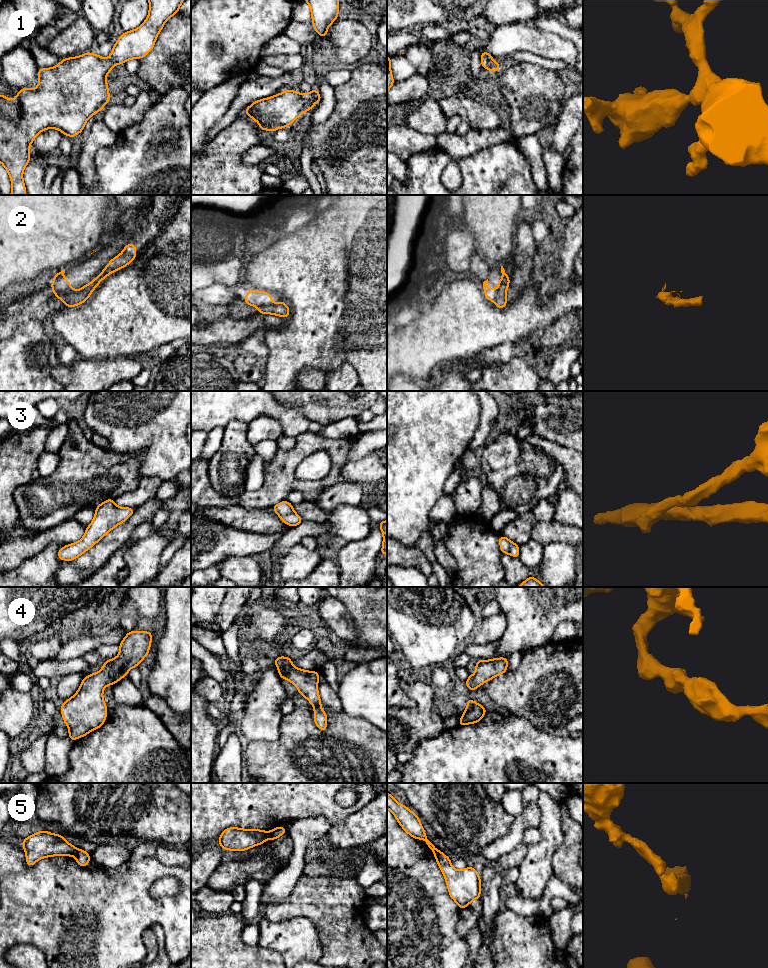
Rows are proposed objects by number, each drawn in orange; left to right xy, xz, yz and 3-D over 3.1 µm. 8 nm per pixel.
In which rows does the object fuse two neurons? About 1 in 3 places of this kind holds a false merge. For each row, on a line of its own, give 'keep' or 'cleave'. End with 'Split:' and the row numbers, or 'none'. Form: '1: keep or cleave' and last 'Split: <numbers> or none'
1: keep
2: cleave
3: keep
4: keep
5: cleave
Split: 2, 5

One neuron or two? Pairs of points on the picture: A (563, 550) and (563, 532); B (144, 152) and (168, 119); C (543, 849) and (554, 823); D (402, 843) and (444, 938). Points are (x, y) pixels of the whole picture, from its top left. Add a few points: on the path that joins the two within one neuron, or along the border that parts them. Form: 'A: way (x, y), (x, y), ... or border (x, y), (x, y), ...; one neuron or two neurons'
A: border (572, 543), (548, 542), (544, 546); two neurons
B: way (152, 145), (164, 133), (165, 127); one neuron
C: way (549, 843), (551, 840), (551, 829); one neuron
D: way (402, 867), (402, 889), (422, 909), (422, 914); one neuron

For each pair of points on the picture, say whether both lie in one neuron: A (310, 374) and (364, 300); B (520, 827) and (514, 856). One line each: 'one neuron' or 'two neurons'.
A: two neurons
B: two neurons

